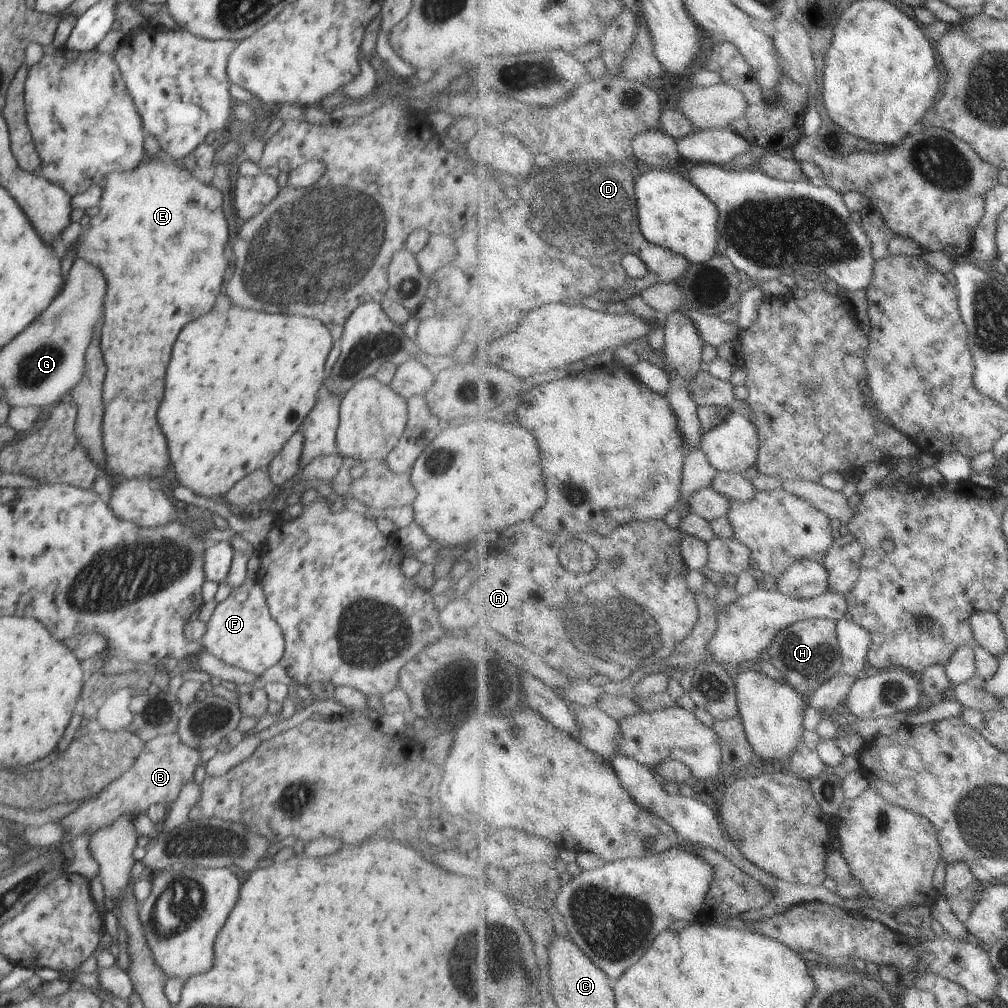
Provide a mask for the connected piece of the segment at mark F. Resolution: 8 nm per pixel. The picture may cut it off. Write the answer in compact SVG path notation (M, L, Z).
M246 580L238 588L233 588L229 596L218 603L206 621L207 630L200 642L218 660L233 667L261 675L267 668L279 663L285 651L285 638L280 625L272 618L263 588L256 580Z

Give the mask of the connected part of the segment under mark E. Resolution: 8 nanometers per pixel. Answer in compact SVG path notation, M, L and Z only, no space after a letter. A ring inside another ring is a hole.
M161 154L141 163L128 172L114 172L107 175L102 186L104 192L100 199L100 214L96 224L82 230L81 245L76 256L85 257L95 264L108 280L108 292L104 302L104 326L102 326L102 354L108 366L104 384L103 448L106 467L98 468L93 482L93 491L108 502L113 483L122 479L145 477L156 480L170 470L170 456L166 448L166 438L158 428L156 410L164 394L164 376L170 362L170 350L178 338L184 324L210 312L218 292L222 290L224 272L228 262L224 258L228 242L228 226L222 212L222 192L213 186L196 179L186 168L180 167ZM138 444L140 454L128 454L128 448Z

